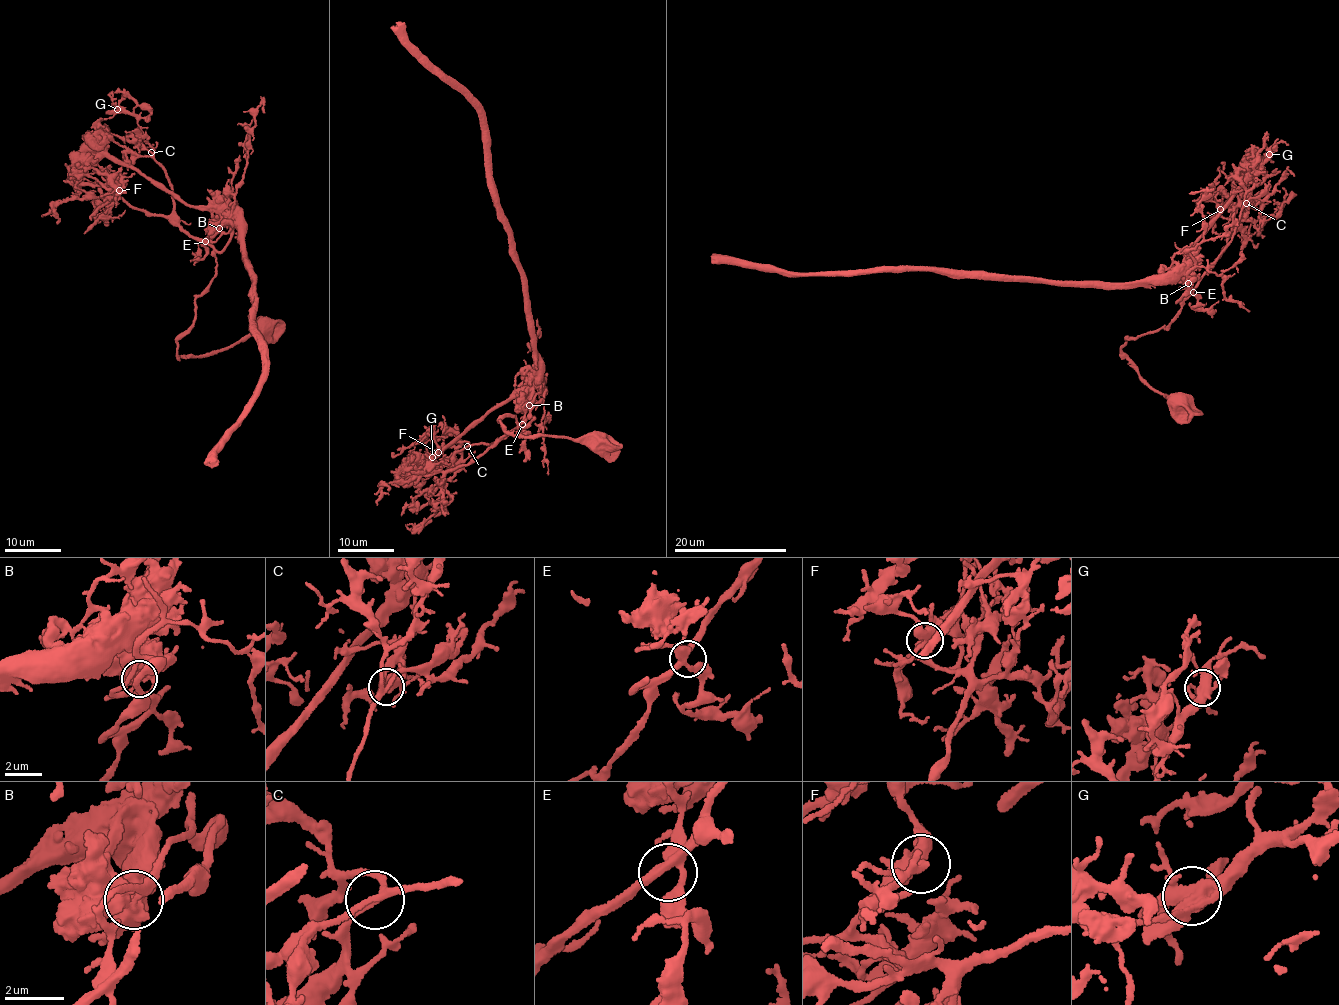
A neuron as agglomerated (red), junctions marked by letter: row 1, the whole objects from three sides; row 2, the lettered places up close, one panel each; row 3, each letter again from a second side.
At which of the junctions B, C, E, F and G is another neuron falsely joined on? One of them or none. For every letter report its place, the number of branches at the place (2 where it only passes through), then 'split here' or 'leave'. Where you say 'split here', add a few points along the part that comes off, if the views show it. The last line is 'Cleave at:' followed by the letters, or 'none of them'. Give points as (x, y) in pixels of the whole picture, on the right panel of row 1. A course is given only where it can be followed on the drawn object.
B: at (1188, 283); 4 branches meet; split here; foreign part runs (1188, 283), (1178, 289), (1190, 294), (1168, 327), (1129, 338), (1122, 354), (1141, 381), (1191, 417)
C: at (1246, 203); 4 branches meet; leave
E: at (1193, 292); 4 branches meet; leave
F: at (1220, 209); 4 branches meet; leave
G: at (1269, 154); 7 branches meet; leave
Cleave at: B

